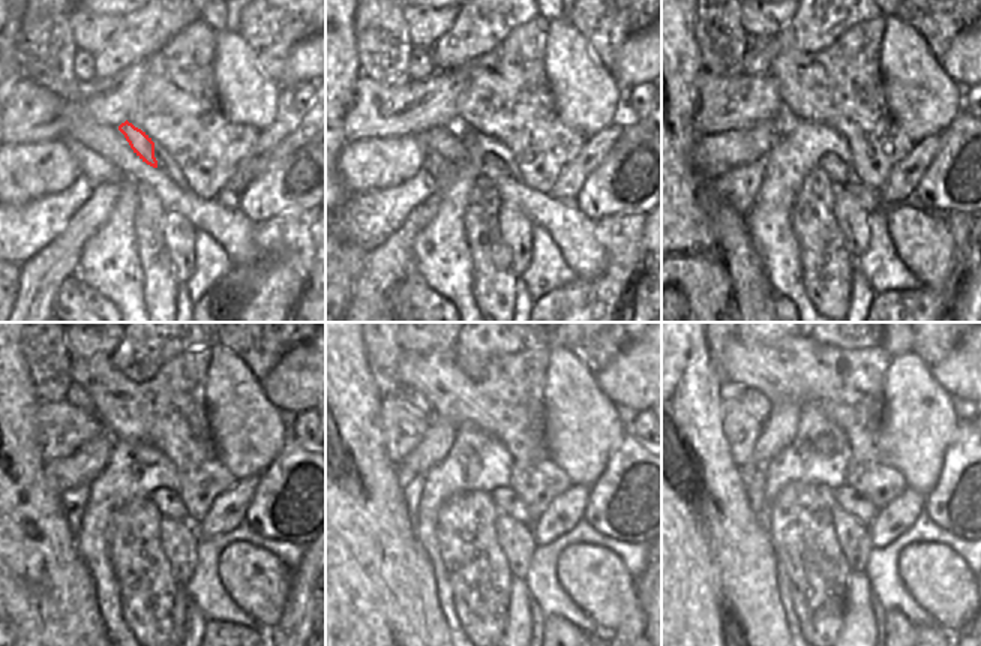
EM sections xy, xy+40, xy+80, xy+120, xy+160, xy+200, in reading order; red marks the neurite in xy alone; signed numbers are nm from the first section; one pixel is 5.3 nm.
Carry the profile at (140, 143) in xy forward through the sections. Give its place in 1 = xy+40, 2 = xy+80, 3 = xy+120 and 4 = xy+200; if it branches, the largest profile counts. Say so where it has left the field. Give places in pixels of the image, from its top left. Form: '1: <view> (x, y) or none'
1: xy+40 (494, 167)
2: xy+80 (839, 171)
3: xy+120 (168, 502)
4: xy+200 (846, 498)

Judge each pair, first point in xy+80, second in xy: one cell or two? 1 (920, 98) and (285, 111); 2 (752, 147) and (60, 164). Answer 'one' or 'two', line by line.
1: two
2: one

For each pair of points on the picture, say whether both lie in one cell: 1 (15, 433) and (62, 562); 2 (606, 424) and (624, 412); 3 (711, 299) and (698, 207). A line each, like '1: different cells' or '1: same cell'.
1: same cell
2: different cells
3: same cell

